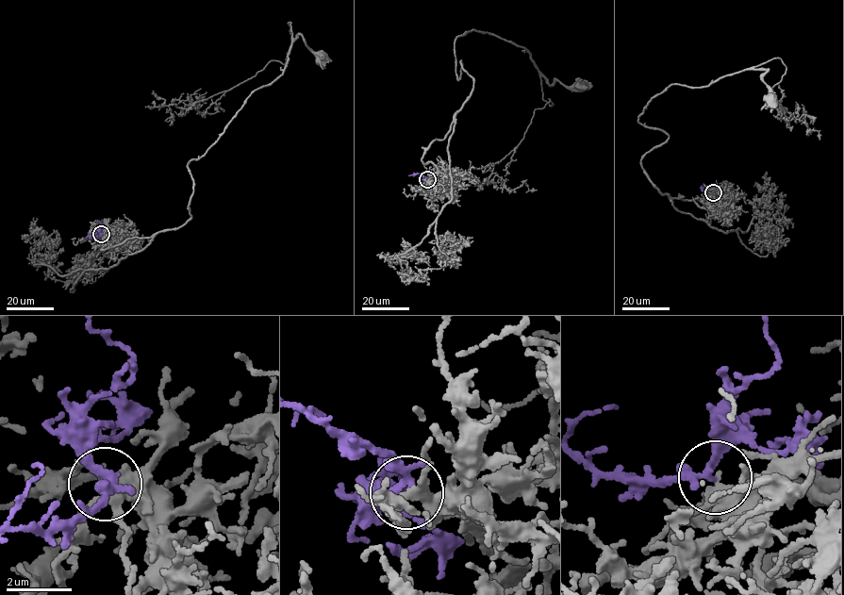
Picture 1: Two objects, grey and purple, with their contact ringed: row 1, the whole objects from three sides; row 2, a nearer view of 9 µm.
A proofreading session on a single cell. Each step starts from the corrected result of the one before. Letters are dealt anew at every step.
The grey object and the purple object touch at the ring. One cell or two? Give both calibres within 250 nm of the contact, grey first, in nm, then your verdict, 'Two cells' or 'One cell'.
Thickness 260 nm (grey) against 180 nm. One cell

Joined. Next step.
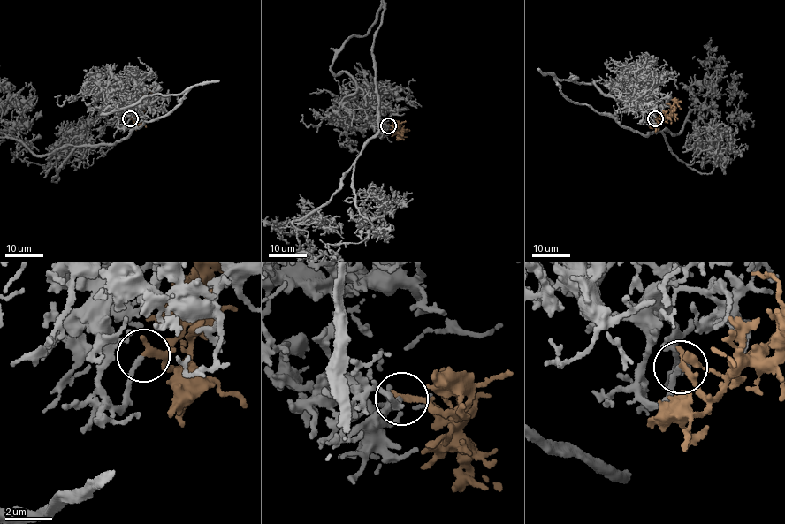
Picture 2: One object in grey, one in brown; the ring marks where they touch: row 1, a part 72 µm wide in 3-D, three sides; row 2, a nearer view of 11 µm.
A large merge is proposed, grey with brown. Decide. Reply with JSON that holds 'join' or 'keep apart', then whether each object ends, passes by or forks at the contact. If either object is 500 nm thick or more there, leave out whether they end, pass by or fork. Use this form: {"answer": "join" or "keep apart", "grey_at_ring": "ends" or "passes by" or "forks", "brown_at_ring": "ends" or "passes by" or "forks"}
{"answer": "join", "grey_at_ring": "ends", "brown_at_ring": "passes by"}

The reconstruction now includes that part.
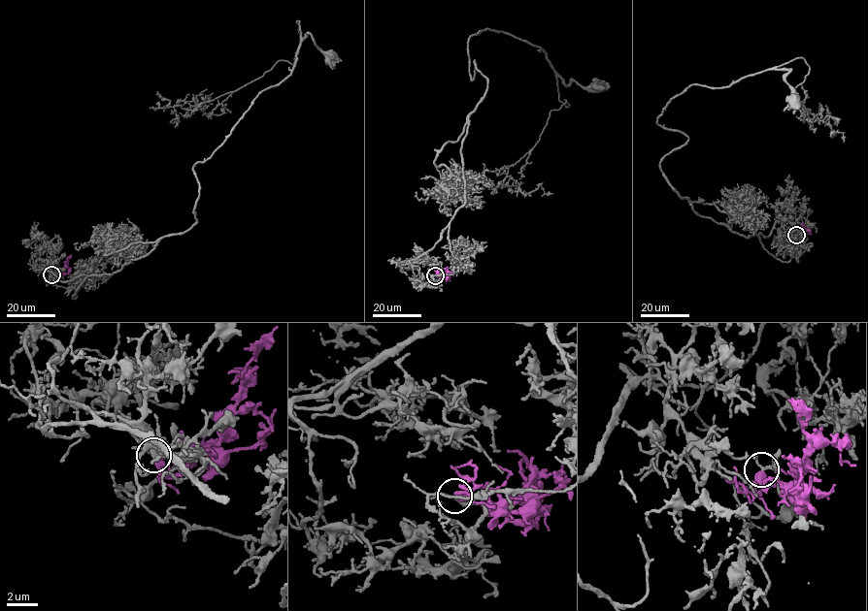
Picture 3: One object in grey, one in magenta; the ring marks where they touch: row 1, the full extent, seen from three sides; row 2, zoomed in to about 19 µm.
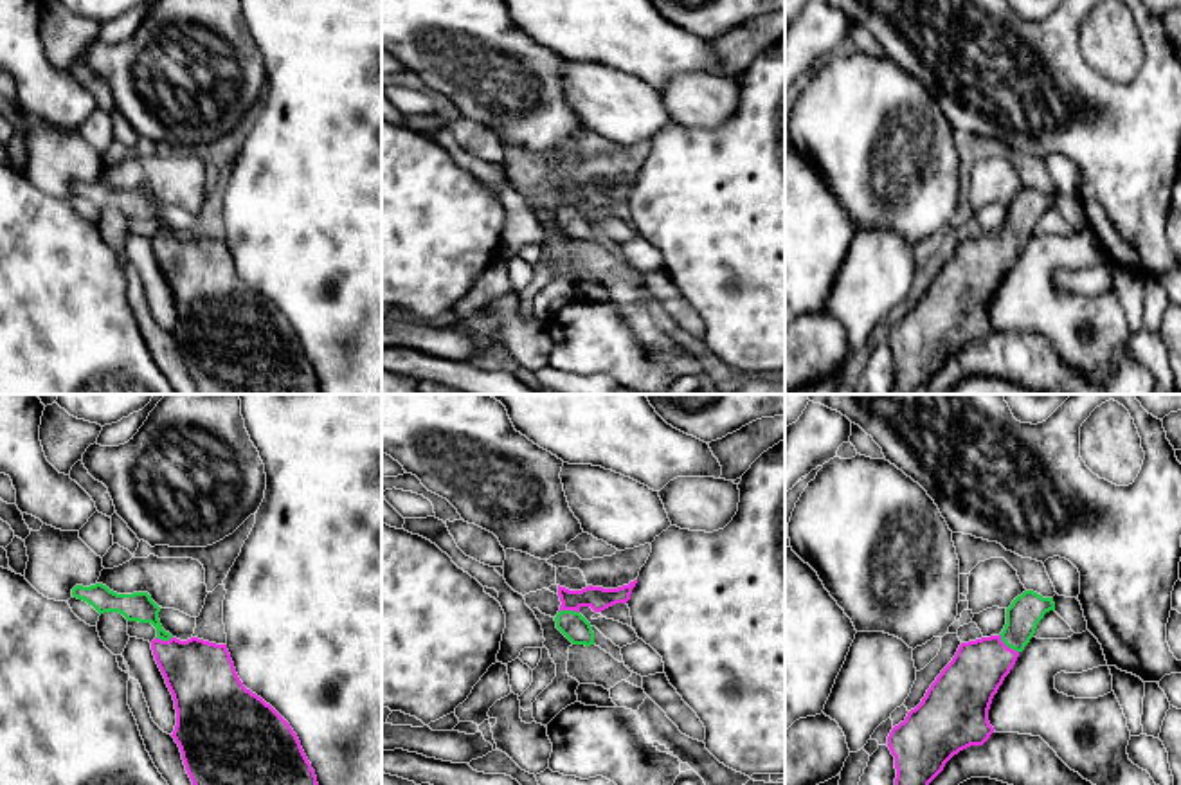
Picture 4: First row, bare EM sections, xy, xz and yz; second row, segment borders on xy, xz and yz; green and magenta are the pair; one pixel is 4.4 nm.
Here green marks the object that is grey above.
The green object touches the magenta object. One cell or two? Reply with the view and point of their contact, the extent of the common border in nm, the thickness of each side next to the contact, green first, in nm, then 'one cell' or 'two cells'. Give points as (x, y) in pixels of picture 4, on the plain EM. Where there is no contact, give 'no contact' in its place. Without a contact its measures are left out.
meets green in yz at (1007, 242); contact 120 nm long; 150 nm thick on the green side, 260 nm on the other; one cell

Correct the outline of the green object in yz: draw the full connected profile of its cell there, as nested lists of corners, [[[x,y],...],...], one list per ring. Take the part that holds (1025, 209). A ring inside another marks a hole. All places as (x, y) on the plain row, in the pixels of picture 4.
[[[1024,187],[1006,205],[999,232],[960,241],[922,299],[888,333],[897,365],[891,394],[927,387],[954,351],[990,335],[992,295],[1050,207],[1053,194]]]

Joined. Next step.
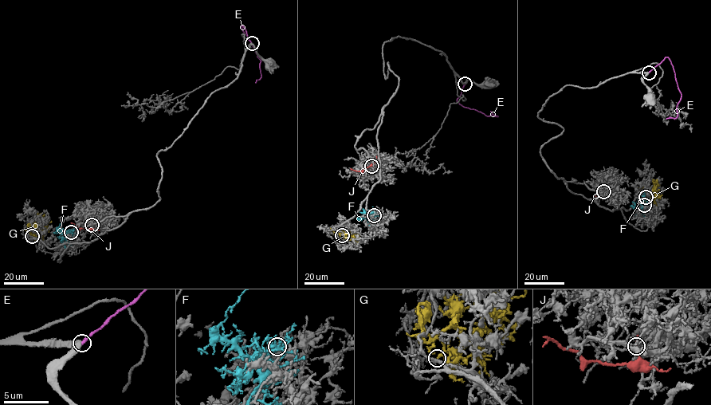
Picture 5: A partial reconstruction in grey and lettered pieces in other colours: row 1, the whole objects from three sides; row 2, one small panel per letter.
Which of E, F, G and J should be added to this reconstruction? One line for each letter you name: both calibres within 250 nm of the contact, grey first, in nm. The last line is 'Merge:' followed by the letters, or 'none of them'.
G: Thickness 180 nm (grey) against 160 nm
Merge: G

